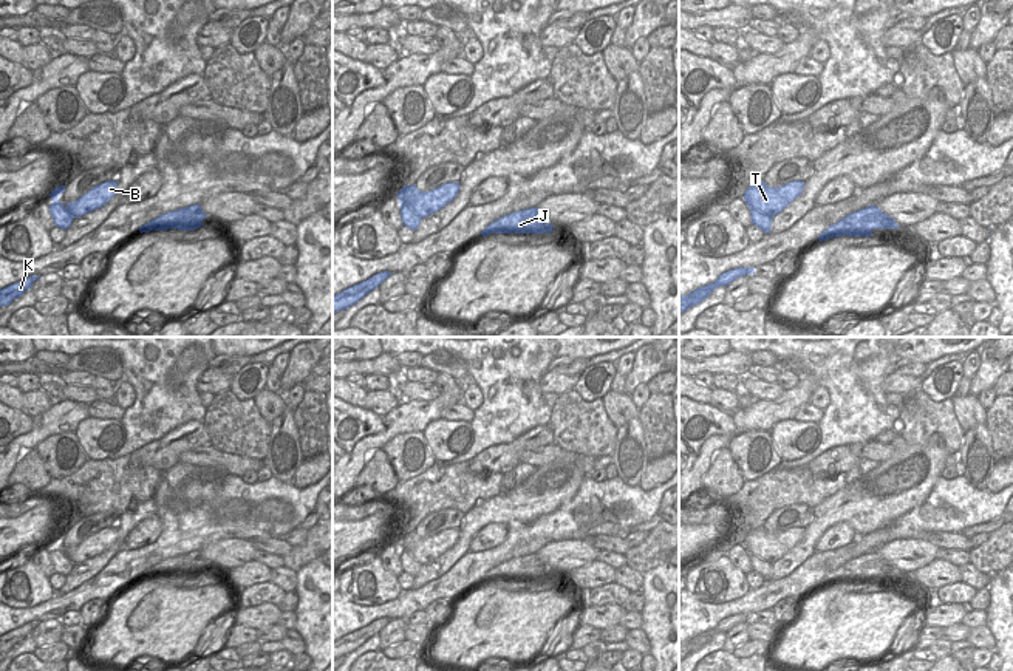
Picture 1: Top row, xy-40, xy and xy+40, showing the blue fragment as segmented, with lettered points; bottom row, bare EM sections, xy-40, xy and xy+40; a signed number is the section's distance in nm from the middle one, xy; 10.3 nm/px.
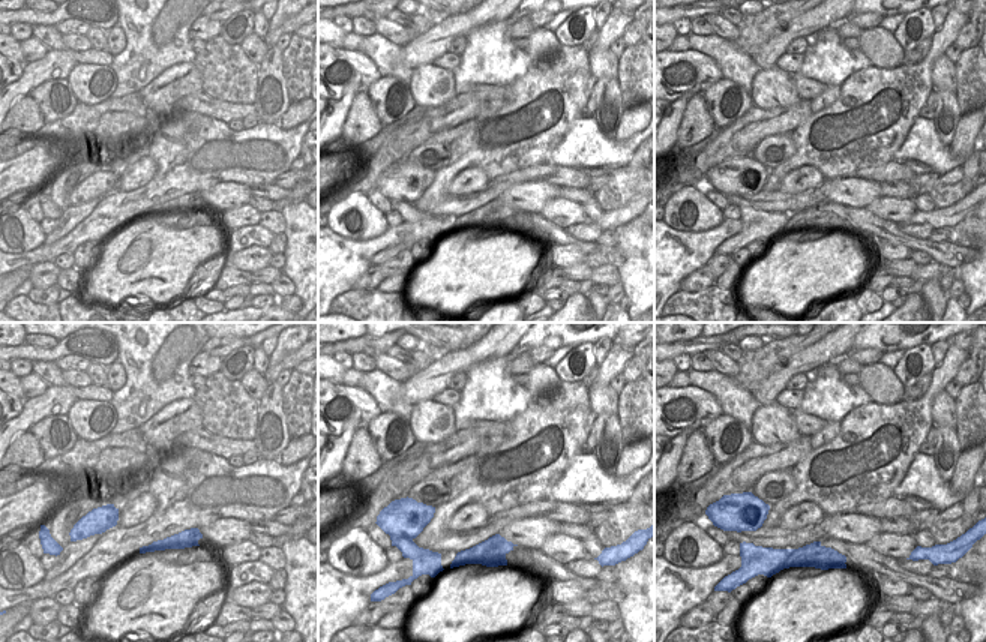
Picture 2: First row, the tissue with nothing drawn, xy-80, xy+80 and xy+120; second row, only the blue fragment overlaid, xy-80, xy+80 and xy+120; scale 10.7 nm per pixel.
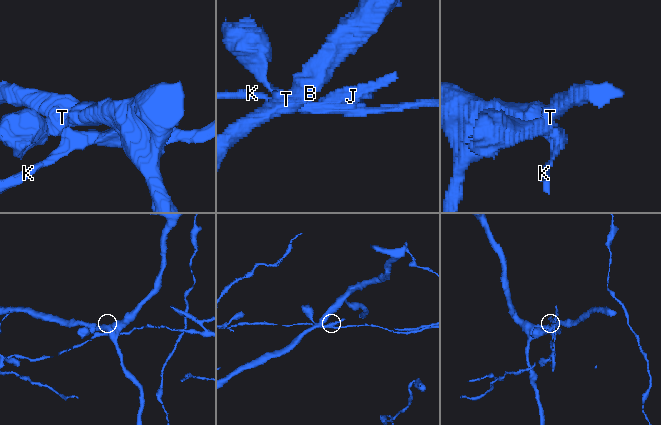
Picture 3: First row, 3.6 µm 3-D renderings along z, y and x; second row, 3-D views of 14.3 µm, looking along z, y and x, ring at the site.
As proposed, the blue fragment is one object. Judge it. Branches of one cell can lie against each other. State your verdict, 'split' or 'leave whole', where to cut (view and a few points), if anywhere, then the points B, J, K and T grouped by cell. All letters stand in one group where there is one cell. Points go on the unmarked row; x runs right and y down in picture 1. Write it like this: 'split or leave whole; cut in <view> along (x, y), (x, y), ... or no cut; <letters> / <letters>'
split; cut in xy along (398, 544), (421, 565); B T / J K

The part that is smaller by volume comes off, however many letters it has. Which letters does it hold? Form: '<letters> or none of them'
J, K

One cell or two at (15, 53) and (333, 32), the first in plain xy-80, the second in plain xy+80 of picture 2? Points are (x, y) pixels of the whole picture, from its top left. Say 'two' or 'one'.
one

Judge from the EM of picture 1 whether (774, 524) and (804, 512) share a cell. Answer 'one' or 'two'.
one

